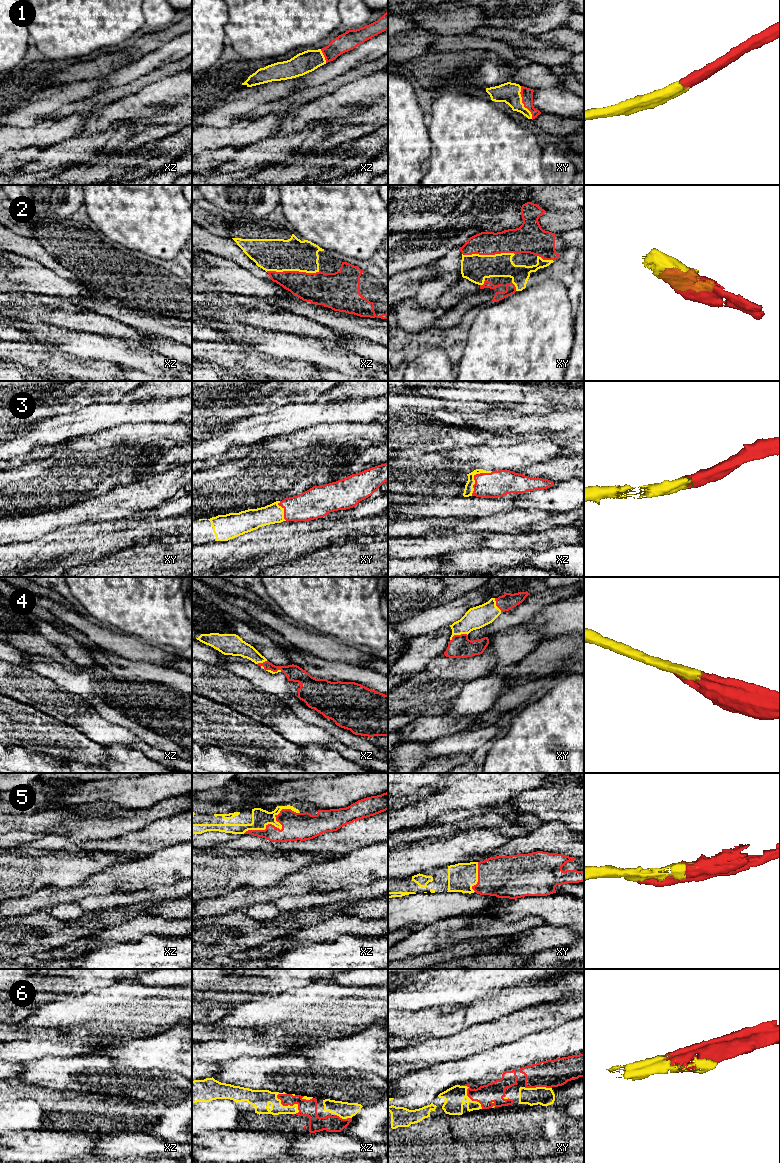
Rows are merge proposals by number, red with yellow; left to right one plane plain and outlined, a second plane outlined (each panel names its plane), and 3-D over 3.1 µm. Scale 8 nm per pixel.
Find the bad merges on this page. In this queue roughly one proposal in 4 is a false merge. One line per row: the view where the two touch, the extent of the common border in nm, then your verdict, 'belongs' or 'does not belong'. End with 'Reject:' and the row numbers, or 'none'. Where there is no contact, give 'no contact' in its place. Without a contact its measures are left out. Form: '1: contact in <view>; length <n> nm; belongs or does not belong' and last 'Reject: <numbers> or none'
1: contact in xy; length 280 nm; belongs
2: contact in xy; length 420 nm; belongs
3: contact in xz; length 260 nm; belongs
4: contact in xy; length 150 nm; belongs
5: contact in xz; length 480 nm; belongs
6: contact in xz; length 240 nm; belongs
Reject: none

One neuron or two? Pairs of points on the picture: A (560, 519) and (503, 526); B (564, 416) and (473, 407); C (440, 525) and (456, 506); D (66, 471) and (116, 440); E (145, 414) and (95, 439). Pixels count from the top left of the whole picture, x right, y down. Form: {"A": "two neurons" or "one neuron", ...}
{"A": "one neuron", "B": "one neuron", "C": "two neurons", "D": "two neurons", "E": "two neurons"}

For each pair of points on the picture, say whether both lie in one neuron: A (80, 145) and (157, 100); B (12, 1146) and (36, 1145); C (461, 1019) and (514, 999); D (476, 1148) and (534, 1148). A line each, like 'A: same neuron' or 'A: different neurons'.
A: different neurons
B: same neuron
C: same neuron
D: same neuron

